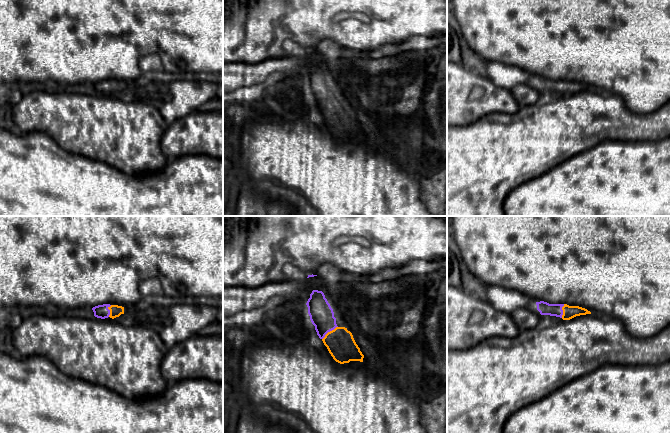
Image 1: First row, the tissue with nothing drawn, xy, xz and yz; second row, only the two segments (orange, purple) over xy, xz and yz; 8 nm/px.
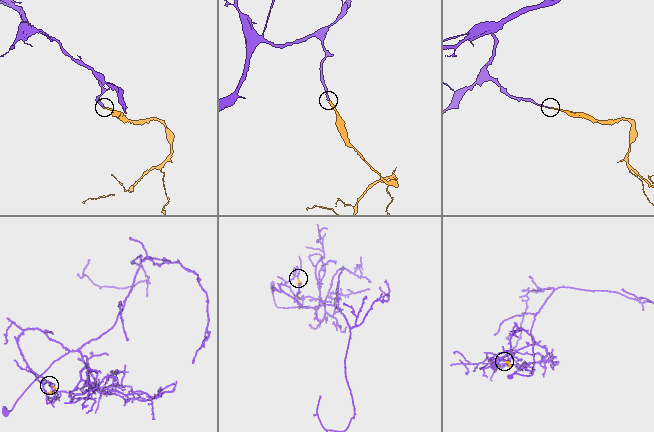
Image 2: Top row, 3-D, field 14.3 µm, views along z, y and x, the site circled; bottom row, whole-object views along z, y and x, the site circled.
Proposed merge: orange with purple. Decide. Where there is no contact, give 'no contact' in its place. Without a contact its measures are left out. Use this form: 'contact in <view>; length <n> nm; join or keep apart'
contact in xz; length 170 nm; join

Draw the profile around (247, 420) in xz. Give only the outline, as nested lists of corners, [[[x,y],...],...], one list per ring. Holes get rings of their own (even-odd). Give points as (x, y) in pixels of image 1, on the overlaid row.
[[[245,403],[236,412],[237,433],[291,433],[290,429],[279,423],[268,423],[256,414],[252,404]]]

